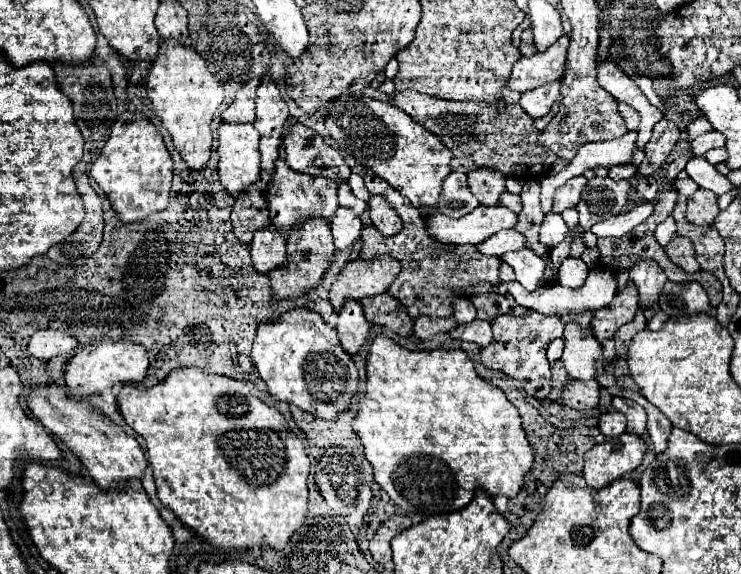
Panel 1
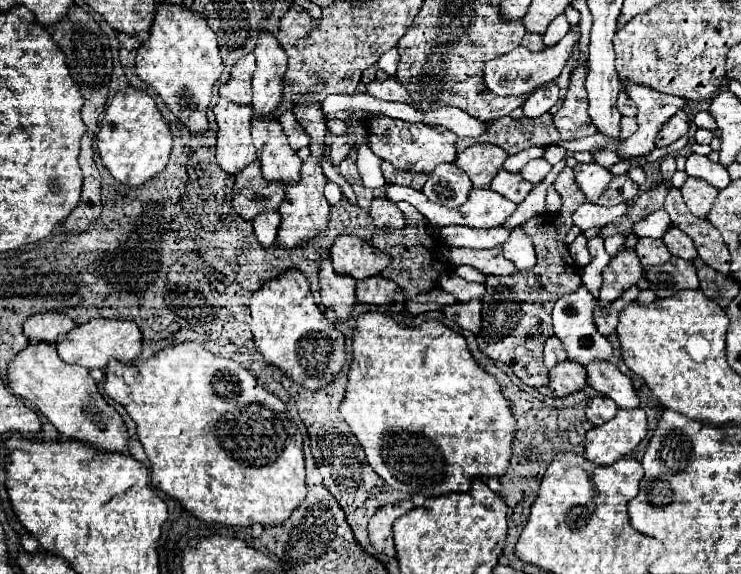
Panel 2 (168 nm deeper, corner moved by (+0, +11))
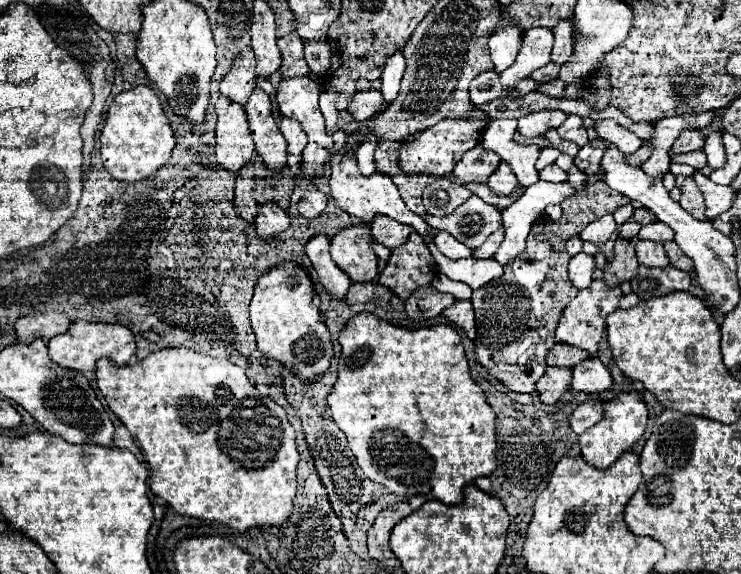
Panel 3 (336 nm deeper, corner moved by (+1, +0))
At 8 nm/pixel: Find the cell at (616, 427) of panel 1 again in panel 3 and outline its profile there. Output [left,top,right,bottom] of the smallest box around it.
[568,399,604,435]

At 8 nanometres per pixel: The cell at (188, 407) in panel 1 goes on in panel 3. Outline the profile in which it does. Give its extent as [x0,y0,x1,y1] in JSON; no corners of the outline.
[96,347,298,531]

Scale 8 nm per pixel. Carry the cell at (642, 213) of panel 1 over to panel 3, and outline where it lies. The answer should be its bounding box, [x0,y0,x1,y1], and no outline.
[580,215,616,245]

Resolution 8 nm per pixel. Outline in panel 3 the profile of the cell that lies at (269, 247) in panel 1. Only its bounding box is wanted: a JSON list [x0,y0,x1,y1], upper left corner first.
[254,203,290,237]

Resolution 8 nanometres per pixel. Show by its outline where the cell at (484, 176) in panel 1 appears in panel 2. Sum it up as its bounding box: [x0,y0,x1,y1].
[457,144,507,188]

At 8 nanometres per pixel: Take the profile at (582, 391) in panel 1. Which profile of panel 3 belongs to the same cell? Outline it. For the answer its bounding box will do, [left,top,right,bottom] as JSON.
[536,367,572,405]

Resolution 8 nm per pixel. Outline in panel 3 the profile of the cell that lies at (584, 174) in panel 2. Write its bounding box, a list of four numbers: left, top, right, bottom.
[568,167,586,189]

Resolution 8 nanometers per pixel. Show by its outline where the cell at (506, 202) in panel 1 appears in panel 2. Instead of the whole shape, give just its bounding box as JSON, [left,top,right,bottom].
[491,168,533,204]

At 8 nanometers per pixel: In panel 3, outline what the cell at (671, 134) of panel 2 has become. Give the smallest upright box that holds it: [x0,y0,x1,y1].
[672,131,704,153]

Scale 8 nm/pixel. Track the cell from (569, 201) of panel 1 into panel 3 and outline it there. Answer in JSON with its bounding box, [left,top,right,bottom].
[472,181,630,395]

